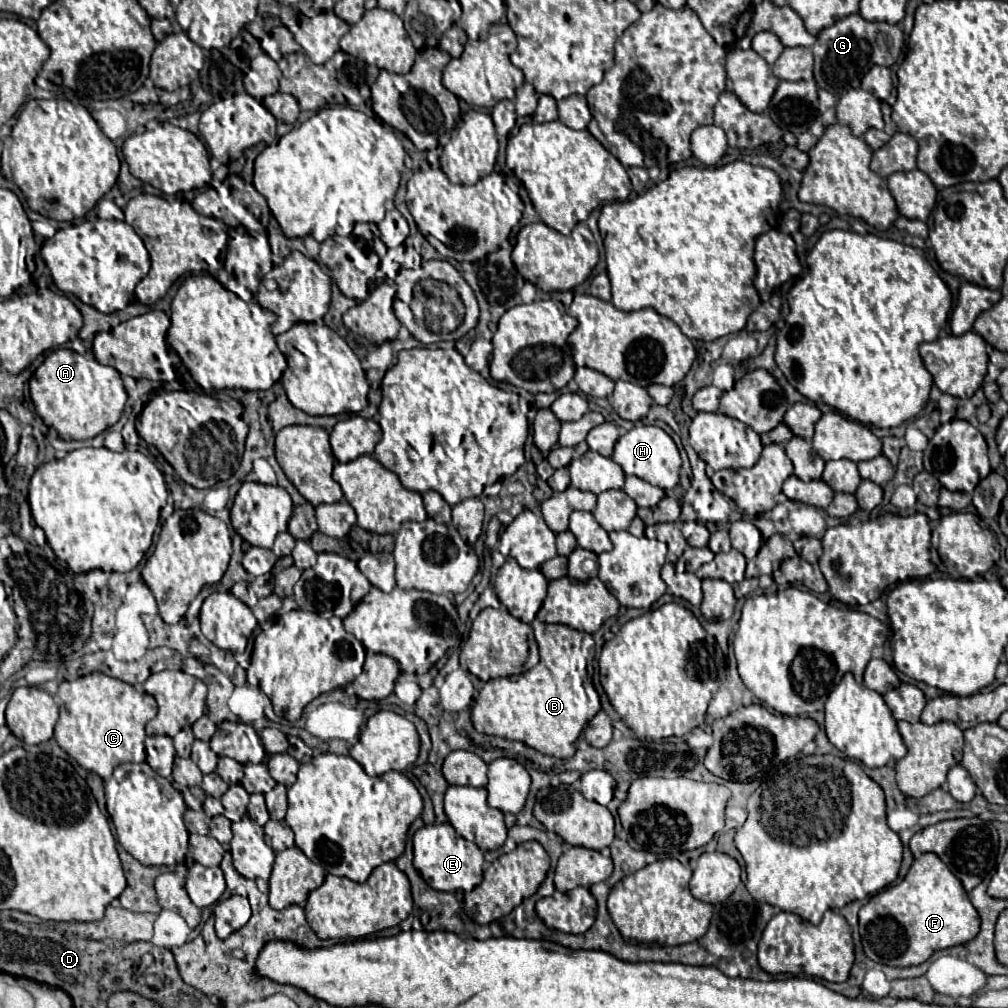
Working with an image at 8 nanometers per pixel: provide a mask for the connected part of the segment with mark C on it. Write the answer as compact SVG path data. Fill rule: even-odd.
M91 673L75 681L63 681L55 703L61 713L55 725L55 741L83 769L107 779L121 763L145 761L145 723L157 715L157 703L151 695L139 693L133 685L105 673Z

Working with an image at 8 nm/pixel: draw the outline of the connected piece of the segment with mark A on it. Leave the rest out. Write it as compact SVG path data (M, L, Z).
M57 349L47 355L33 373L29 385L37 415L65 441L91 439L115 425L127 401L127 391L117 369L101 365L95 359L87 359L69 349Z

